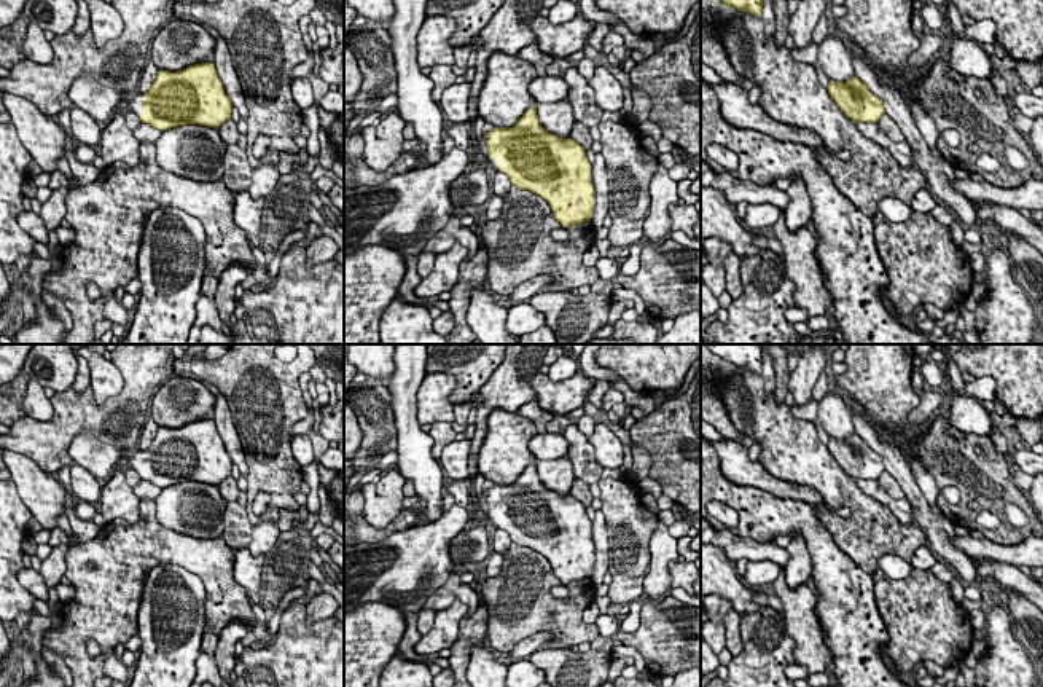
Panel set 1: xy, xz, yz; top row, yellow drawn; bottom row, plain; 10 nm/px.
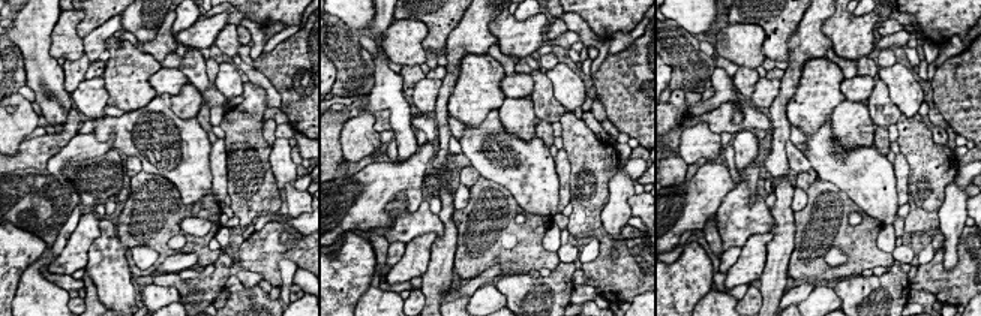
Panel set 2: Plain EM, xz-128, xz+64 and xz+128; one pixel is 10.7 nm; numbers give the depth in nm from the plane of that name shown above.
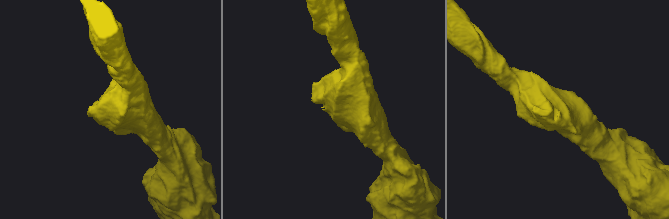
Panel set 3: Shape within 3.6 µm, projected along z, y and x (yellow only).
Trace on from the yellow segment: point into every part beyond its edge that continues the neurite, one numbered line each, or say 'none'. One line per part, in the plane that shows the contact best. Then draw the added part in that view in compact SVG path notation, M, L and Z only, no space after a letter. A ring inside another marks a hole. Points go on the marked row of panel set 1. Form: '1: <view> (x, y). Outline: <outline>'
1: xy (136, 104). Outline: M137 94L132 100L127 100L127 105L140 118L143 115L143 94Z

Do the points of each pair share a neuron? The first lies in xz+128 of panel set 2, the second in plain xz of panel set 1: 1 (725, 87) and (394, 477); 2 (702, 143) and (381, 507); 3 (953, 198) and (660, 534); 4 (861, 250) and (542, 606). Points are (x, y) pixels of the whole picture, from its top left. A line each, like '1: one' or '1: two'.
1: two
2: one
3: one
4: one

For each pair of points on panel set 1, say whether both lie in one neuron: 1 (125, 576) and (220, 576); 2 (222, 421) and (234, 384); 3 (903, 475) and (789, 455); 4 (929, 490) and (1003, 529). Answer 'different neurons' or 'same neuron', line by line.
1: same neuron
2: different neurons
3: different neurons
4: different neurons

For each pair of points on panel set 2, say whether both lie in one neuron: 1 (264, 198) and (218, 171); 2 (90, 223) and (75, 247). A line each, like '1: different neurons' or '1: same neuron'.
1: different neurons
2: same neuron

